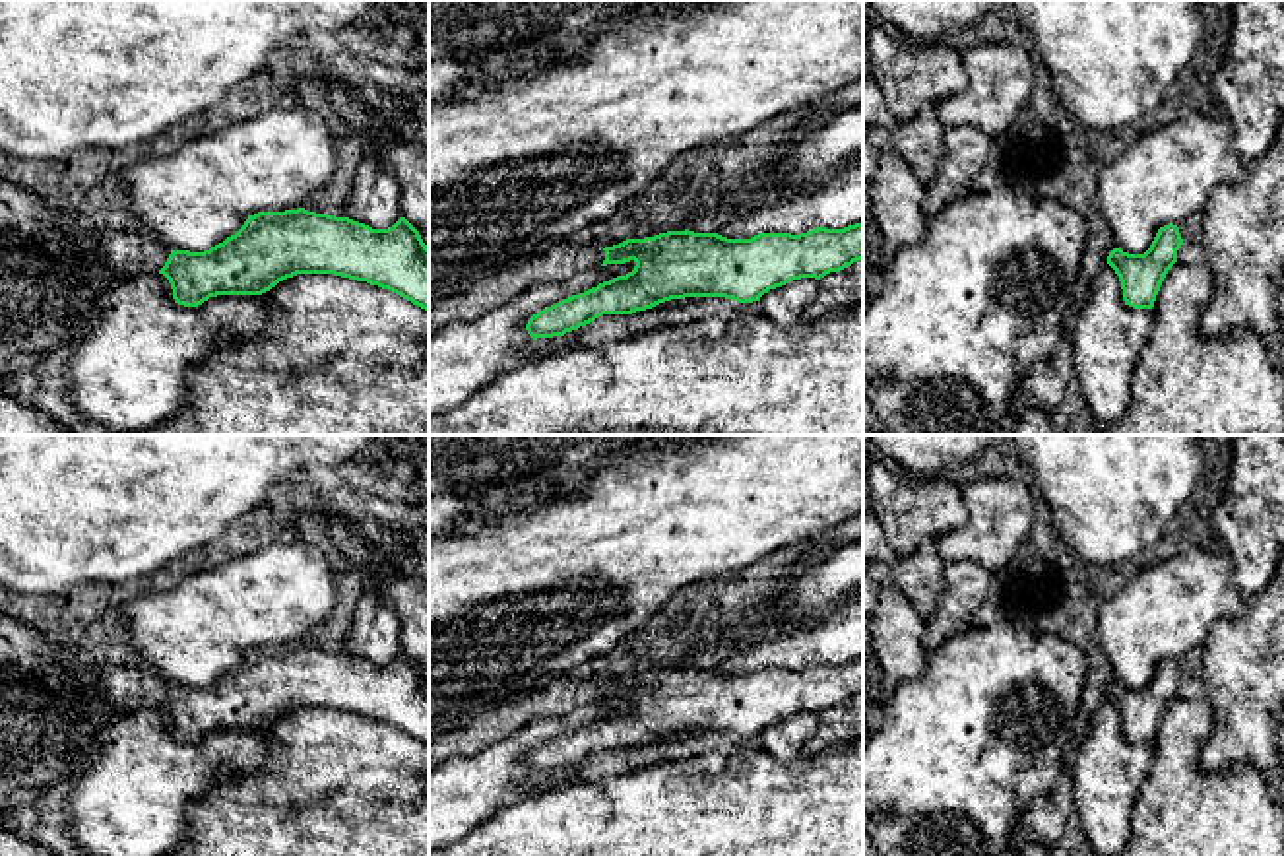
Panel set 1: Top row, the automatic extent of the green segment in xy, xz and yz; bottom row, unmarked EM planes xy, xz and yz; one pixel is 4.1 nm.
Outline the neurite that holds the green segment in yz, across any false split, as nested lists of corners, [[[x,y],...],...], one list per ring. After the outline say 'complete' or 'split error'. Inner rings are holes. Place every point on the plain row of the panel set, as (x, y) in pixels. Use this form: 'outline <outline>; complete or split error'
outline [[[1168,658],[1158,664],[1144,689],[1129,689],[1113,683],[1107,699],[1115,705],[1123,724],[1125,740],[1133,743],[1152,743],[1168,705],[1177,697],[1183,674],[1179,662]]]; complete

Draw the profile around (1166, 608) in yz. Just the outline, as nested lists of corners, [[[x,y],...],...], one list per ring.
[[[1222,545],[1185,547],[1177,555],[1133,567],[1125,586],[1107,596],[1098,611],[1098,642],[1111,664],[1117,683],[1144,689],[1158,664],[1183,660],[1204,646],[1210,629],[1222,619],[1237,619],[1247,611],[1245,598],[1232,582],[1232,557]]]

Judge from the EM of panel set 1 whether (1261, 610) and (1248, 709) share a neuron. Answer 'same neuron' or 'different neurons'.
same neuron

